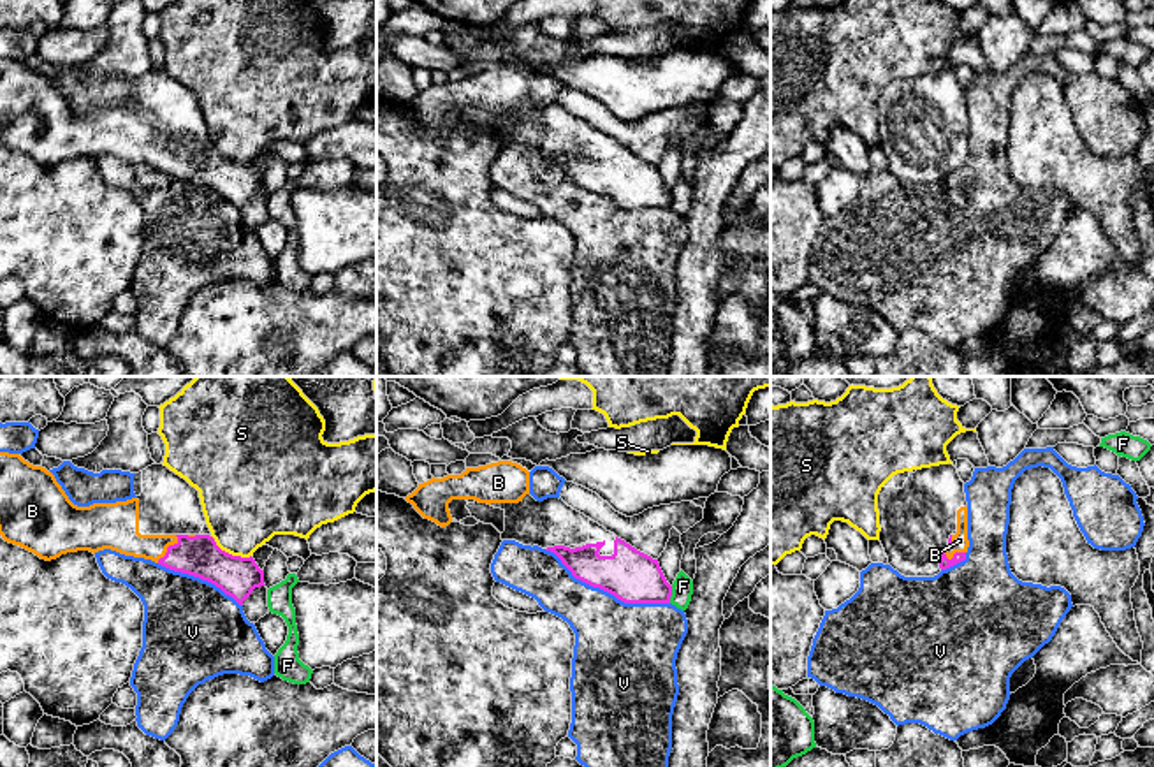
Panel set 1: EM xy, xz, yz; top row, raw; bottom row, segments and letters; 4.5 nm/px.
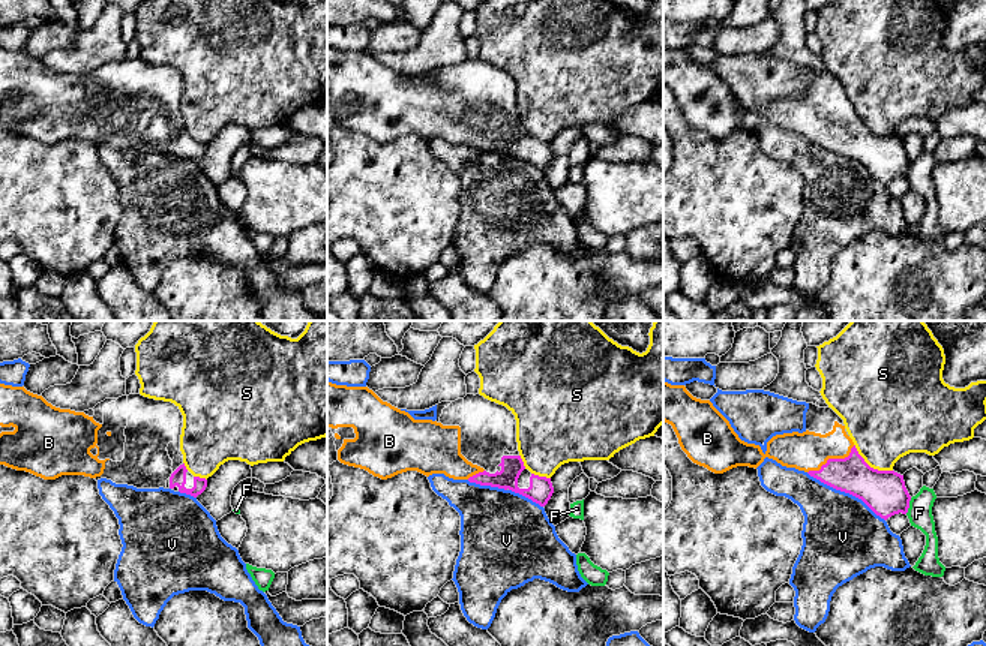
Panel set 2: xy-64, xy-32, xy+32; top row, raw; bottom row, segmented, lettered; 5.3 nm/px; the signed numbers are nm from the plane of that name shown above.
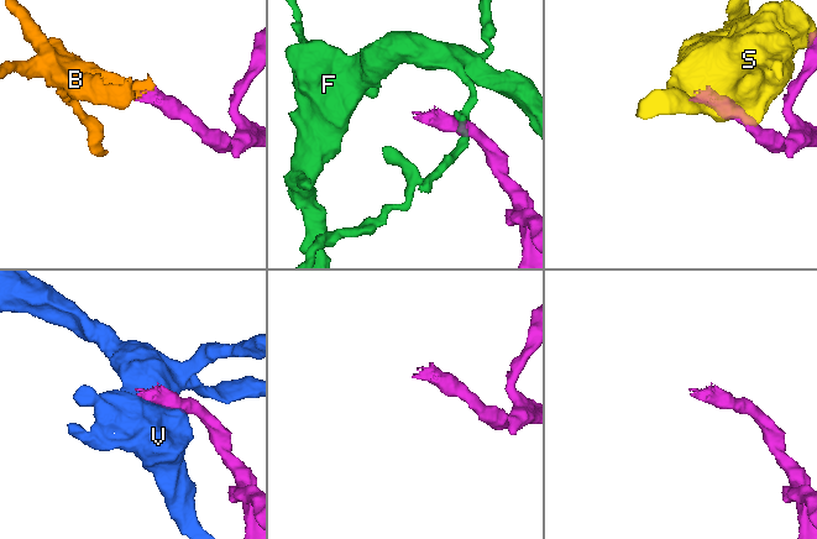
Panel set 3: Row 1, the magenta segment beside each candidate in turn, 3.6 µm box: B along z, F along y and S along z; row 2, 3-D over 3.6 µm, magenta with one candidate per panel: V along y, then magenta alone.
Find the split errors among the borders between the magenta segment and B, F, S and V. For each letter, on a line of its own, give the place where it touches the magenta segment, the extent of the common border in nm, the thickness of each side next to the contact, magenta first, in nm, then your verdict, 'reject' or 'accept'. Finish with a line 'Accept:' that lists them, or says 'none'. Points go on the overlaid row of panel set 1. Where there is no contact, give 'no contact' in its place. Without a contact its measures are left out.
B: xy (167, 547) | 160 nm | 190/200 nm | accept
F: xz (671, 595) | 80 nm | 240/100 nm | reject
S: xy (227, 553) | 200 nm | 190/400 nm | reject
V: xz (606, 590) | 650 nm | 240/380 nm | reject
Accept: B

